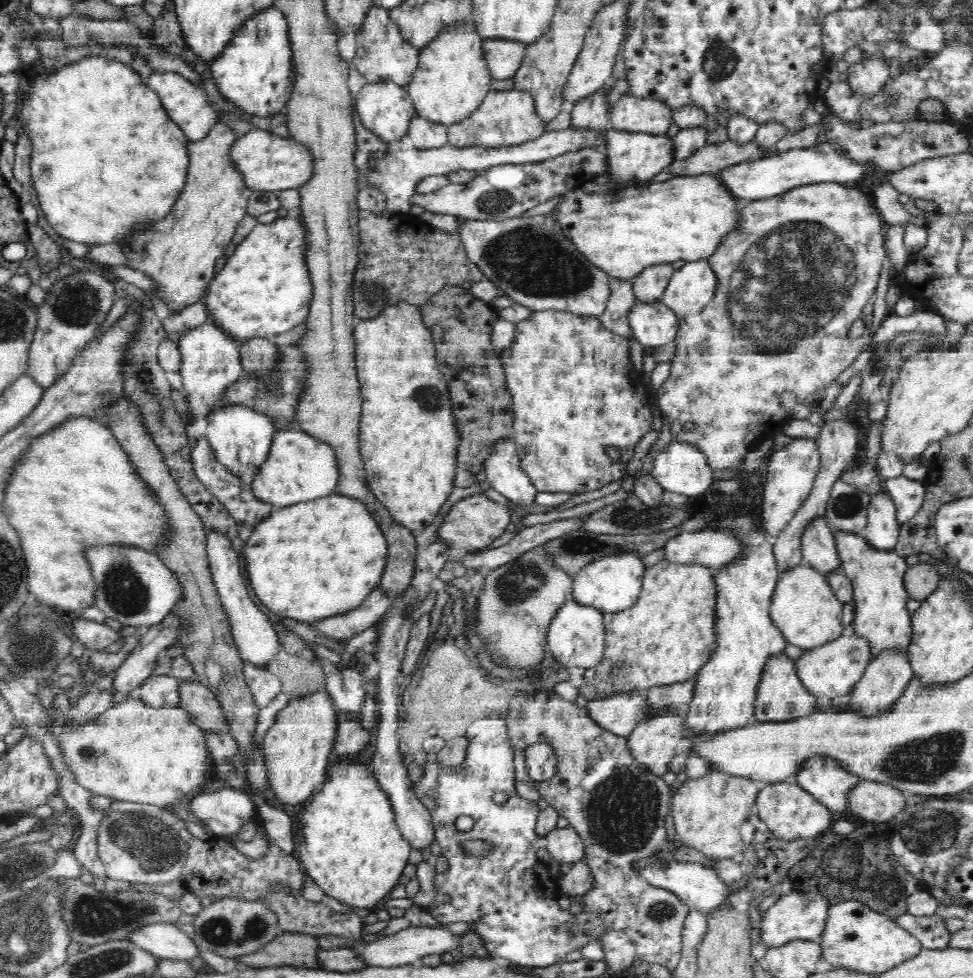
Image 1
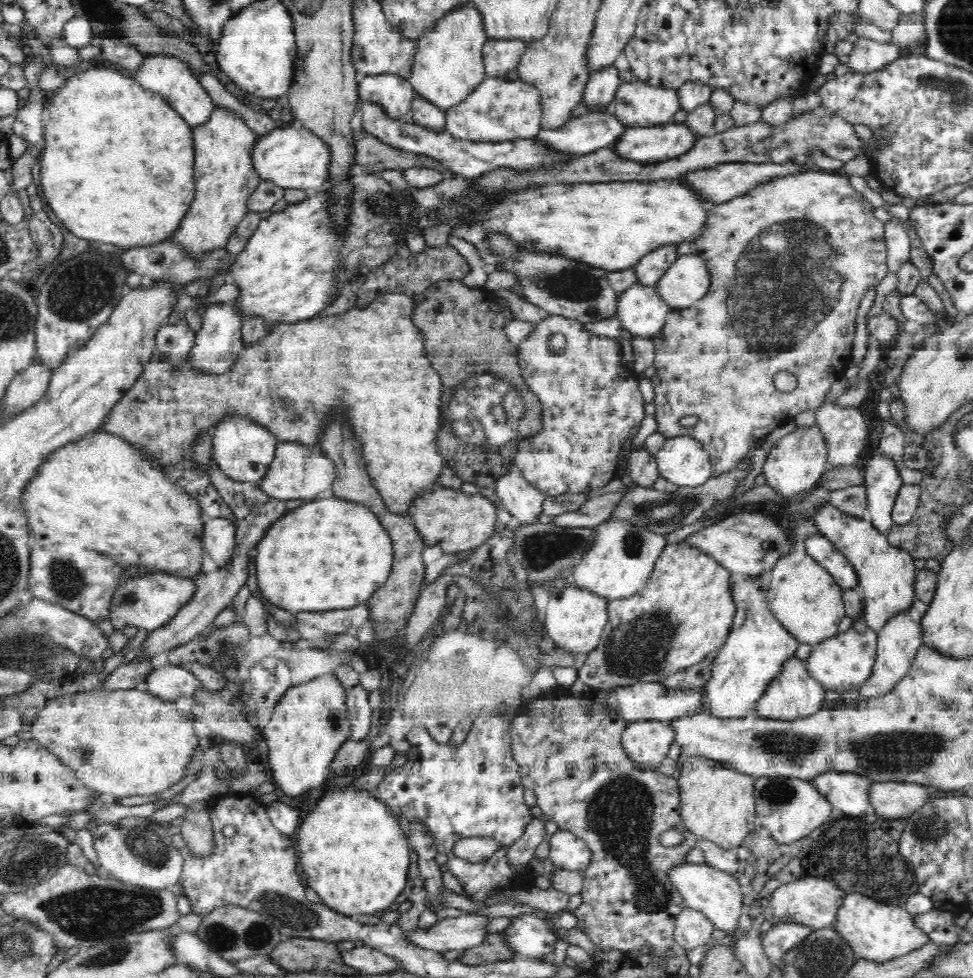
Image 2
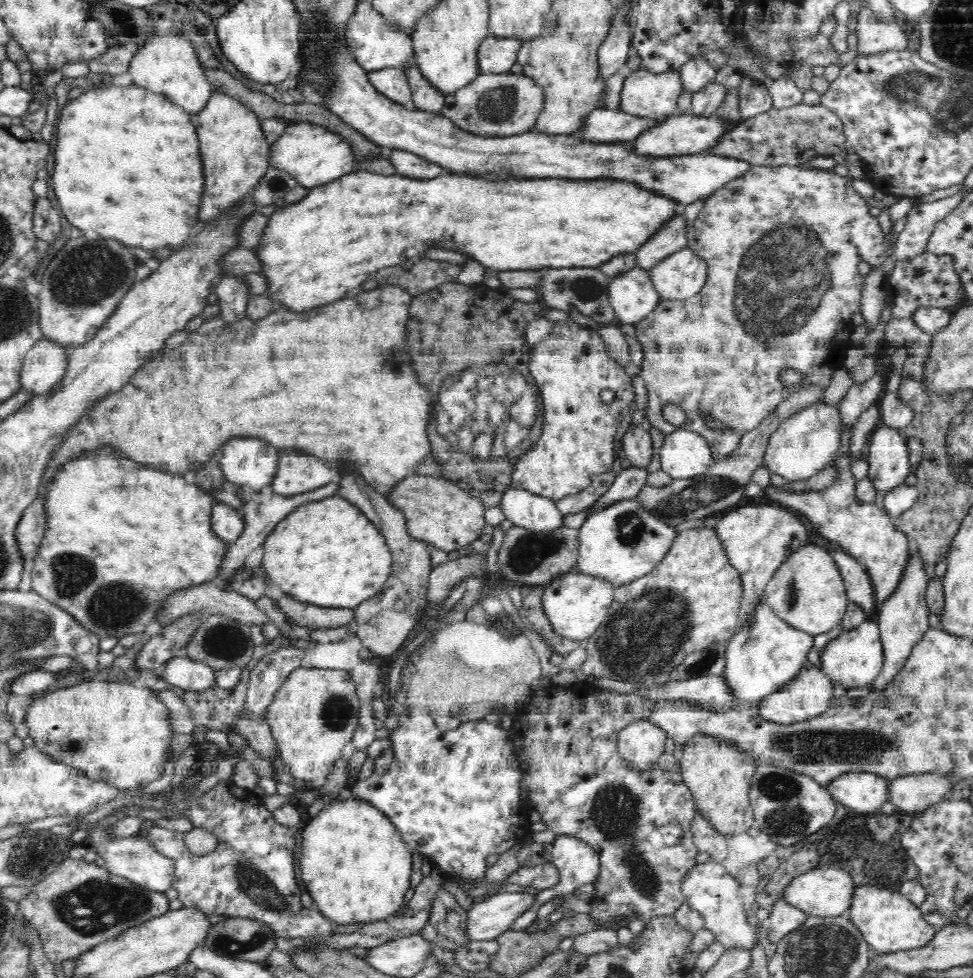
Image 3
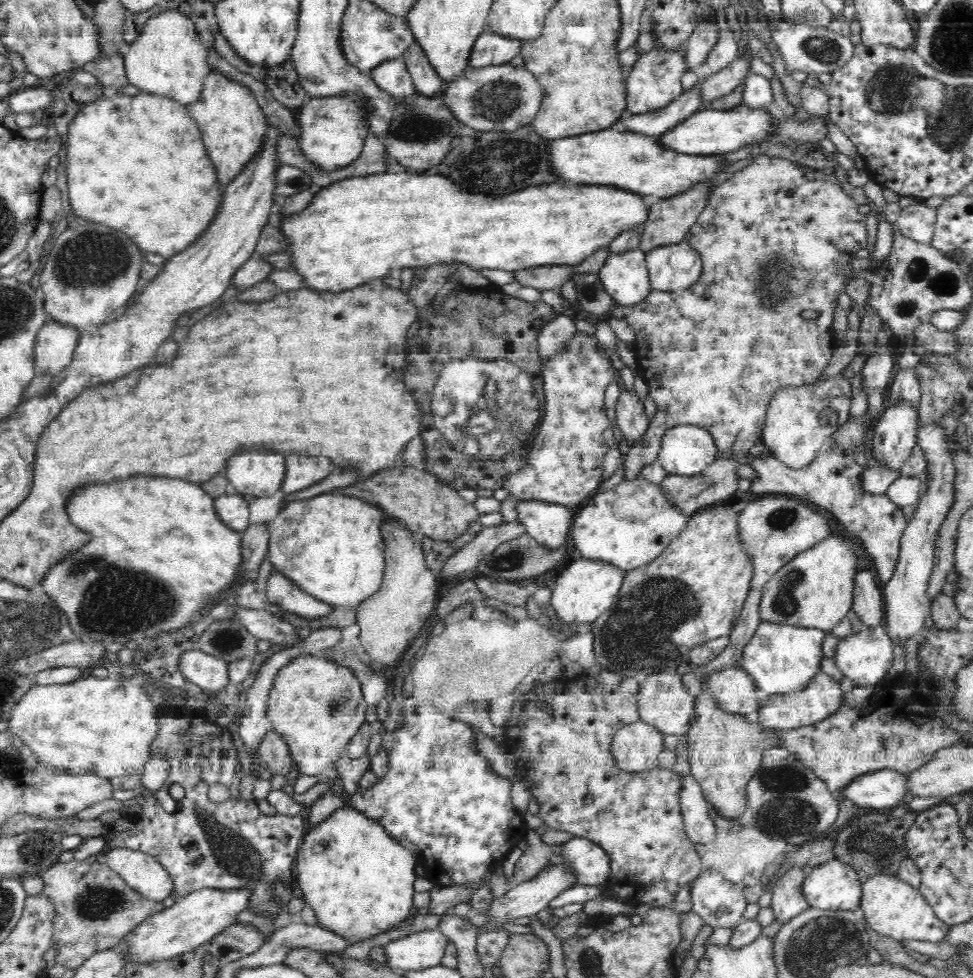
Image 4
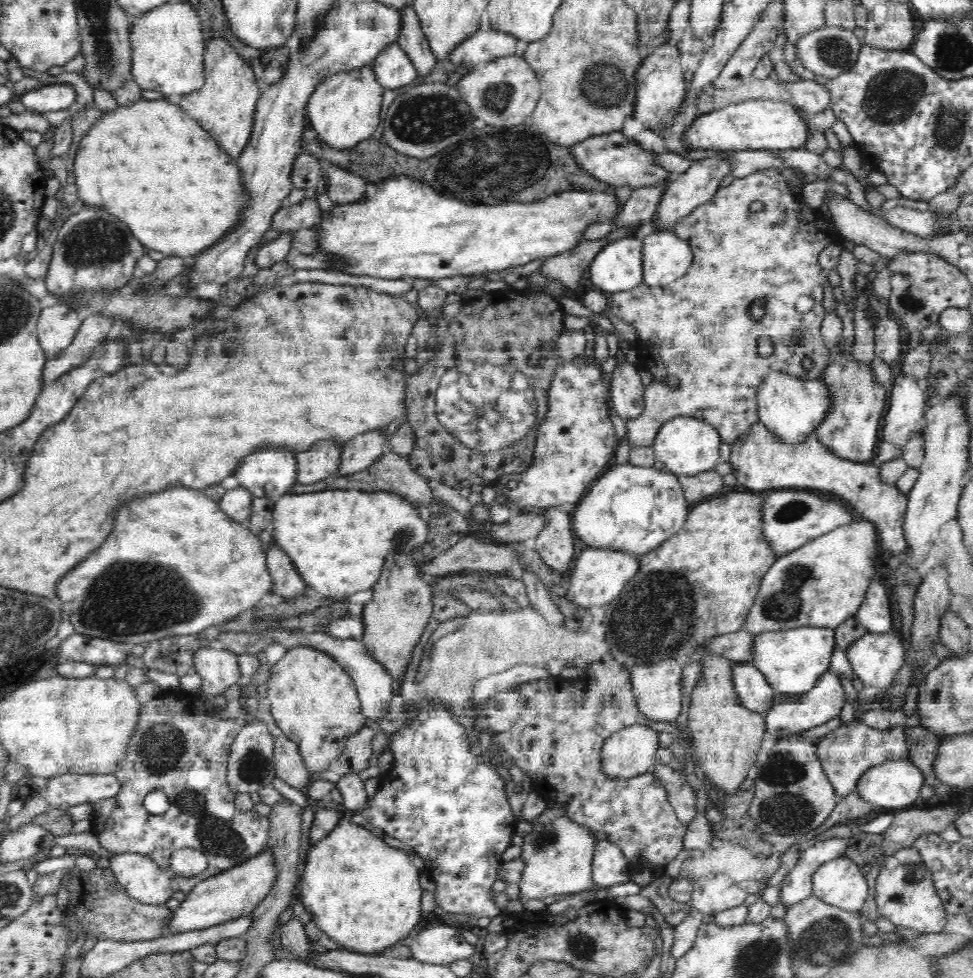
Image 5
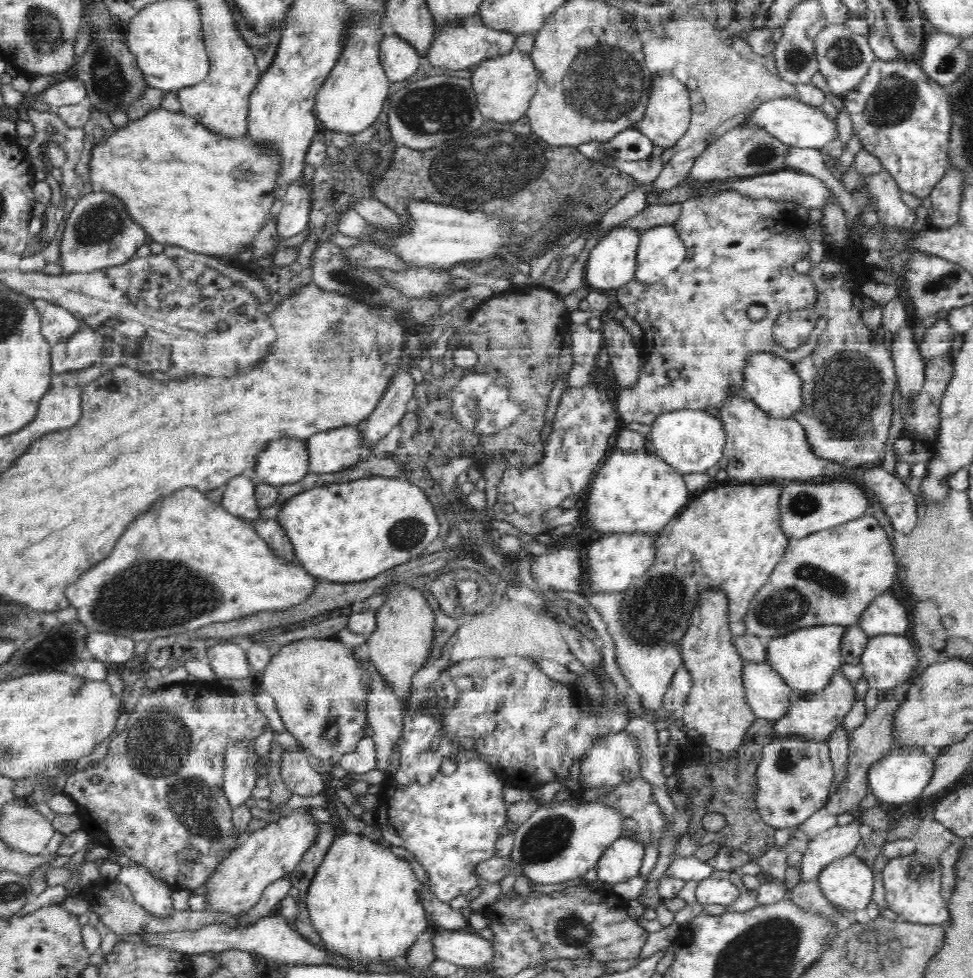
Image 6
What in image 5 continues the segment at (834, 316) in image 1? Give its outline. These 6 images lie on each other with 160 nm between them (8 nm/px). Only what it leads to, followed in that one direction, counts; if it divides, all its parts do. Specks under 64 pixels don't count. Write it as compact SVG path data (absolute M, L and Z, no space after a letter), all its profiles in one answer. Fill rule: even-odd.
M766 168L766 170L756 170L744 178L735 178L726 188L720 188L716 195L707 204L701 205L698 208L694 208L688 216L684 216L674 229L672 230L676 236L679 236L682 240L689 242L690 248L693 253L693 264L689 269L689 272L684 276L677 278L674 282L666 284L666 286L648 286L647 284L638 284L636 288L628 290L626 292L615 292L612 293L610 300L611 311L626 320L636 329L638 334L638 339L635 344L633 344L637 350L637 367L646 372L650 372L653 376L653 381L645 388L644 392L644 412L640 416L636 416L634 420L626 421L627 426L627 437L628 442L631 447L634 446L652 446L653 440L656 438L658 430L662 424L666 424L668 420L676 418L676 416L694 416L700 420L707 421L711 424L720 435L721 440L724 444L732 444L736 442L737 437L740 436L742 432L746 432L752 424L759 422L759 416L757 411L757 398L756 392L760 382L764 380L764 376L768 376L768 372L782 372L787 373L790 376L799 377L804 380L816 380L820 378L820 374L824 372L824 368L828 365L828 360L832 360L832 353L828 351L828 347L824 345L821 335L821 326L824 316L826 316L826 311L822 306L822 299L824 298L824 288L828 282L828 272L821 268L817 263L820 253L826 246L830 244L841 244L844 242L844 238L840 236L840 233L836 231L836 225L834 225L833 218L825 217L818 209L810 208L806 206L801 195L796 195L791 190L789 190L789 184L785 182L785 178L781 175L781 170L776 168ZM752 202L762 202L764 208L758 210L758 212L752 212L750 210L750 204ZM800 296L810 296L814 300L814 305L812 309L808 312L799 312L796 309L796 300ZM759 300L764 305L764 316L760 320L752 320L748 316L750 312L750 306ZM799 334L799 341L792 341L792 338ZM760 336L766 336L772 340L772 346L774 350L770 356L762 357L758 355L758 338ZM805 358L810 358L813 360L812 367L810 369L804 369L802 367L802 360ZM666 376L674 376L679 380L679 384L676 387L668 386L666 382L662 381L662 378Z

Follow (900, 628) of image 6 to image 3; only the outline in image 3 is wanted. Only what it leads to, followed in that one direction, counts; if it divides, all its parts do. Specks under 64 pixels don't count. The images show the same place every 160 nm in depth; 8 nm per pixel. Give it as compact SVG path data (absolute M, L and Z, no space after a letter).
M834 549L831 555L834 556L835 563L838 564L849 601L858 604L869 619L874 618L878 605L876 605L875 589L867 568L842 550Z

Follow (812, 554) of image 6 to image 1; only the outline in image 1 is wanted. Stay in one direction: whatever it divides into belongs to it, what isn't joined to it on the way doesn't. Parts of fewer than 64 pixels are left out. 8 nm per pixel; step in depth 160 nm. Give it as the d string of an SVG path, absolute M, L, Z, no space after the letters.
M806 564L794 565L779 574L769 614L784 639L799 650L820 647L837 640L843 632L843 603L827 583L824 573Z

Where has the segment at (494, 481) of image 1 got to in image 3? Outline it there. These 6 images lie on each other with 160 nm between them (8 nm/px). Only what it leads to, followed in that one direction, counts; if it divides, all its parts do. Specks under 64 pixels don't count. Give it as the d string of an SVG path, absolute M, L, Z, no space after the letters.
M508 487L502 493L499 507L514 525L529 531L554 531L564 525L564 515L558 511L552 499L520 488Z

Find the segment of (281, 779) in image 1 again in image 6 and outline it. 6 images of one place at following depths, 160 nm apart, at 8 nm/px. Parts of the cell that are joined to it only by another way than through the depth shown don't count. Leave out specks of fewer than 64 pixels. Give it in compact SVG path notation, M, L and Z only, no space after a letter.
M337 637L304 638L282 645L280 652L270 659L270 663L260 675L261 689L274 698L275 706L283 719L285 728L303 746L314 761L321 763L338 759L345 753L356 750L360 740L366 736L368 722L368 695L374 680L372 672L358 660L352 648L346 648Z

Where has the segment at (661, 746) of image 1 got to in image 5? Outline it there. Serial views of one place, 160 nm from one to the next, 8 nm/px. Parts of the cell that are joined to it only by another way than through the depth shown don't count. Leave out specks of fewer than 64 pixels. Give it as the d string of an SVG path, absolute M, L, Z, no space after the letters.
M638 723L610 736L601 749L600 770L610 779L651 774L658 764L658 733Z

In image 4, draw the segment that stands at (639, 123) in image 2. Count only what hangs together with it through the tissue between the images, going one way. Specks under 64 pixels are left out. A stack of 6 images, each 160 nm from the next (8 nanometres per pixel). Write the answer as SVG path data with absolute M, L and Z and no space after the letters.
M660 50L641 55L626 76L628 115L646 115L667 107L682 94L680 78L687 70L685 53L680 50Z

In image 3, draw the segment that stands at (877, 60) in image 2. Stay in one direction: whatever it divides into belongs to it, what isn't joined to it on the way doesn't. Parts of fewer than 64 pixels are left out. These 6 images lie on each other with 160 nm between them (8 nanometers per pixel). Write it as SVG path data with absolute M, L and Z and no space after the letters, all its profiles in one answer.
M862 8L857 14L857 52L870 56L874 52L888 49L904 50L908 44L906 31L895 22L879 22L869 8Z

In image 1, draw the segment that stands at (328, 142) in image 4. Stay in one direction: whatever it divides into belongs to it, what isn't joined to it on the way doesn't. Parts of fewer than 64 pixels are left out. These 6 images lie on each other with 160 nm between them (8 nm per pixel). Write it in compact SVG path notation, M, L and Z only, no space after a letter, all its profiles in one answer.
M252 129L246 134L241 134L232 147L231 158L252 192L300 188L308 184L308 180L314 175L315 154L308 150L307 145L263 129Z

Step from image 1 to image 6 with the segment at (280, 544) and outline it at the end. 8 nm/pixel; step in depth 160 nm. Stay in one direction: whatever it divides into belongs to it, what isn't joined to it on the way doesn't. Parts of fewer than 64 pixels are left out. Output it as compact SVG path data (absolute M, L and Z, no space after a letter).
M403 475L360 477L359 479L346 483L332 484L332 486L325 486L324 488L312 488L310 492L302 492L302 494L293 496L279 509L281 511L281 515L279 516L280 524L283 525L283 528L286 529L290 537L296 559L301 561L304 568L308 568L308 572L311 572L314 576L332 582L358 582L360 580L374 578L380 572L390 570L395 566L419 558L424 555L425 550L434 542L434 539L438 538L442 527L441 522L438 520L436 509L428 498L427 493L424 492L423 488L420 488L417 482L412 482Z

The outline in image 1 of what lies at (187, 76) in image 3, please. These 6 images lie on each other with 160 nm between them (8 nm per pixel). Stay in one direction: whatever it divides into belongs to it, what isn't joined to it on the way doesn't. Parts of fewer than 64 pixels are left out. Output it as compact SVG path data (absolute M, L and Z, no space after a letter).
M152 73L144 83L148 88L155 90L163 109L167 111L167 115L180 126L188 141L200 141L208 136L208 132L212 131L214 125L218 123L219 115L214 106L209 102L208 95L204 89L198 84L189 81L187 78L180 76L180 73Z

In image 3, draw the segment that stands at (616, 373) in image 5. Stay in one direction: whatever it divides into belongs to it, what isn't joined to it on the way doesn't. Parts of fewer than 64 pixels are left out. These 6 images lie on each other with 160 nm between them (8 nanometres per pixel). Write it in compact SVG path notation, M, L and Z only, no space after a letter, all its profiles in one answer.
M631 426L622 440L622 448L625 457L631 466L636 468L646 468L652 462L654 456L654 448L652 447L652 437L650 433L642 428Z

